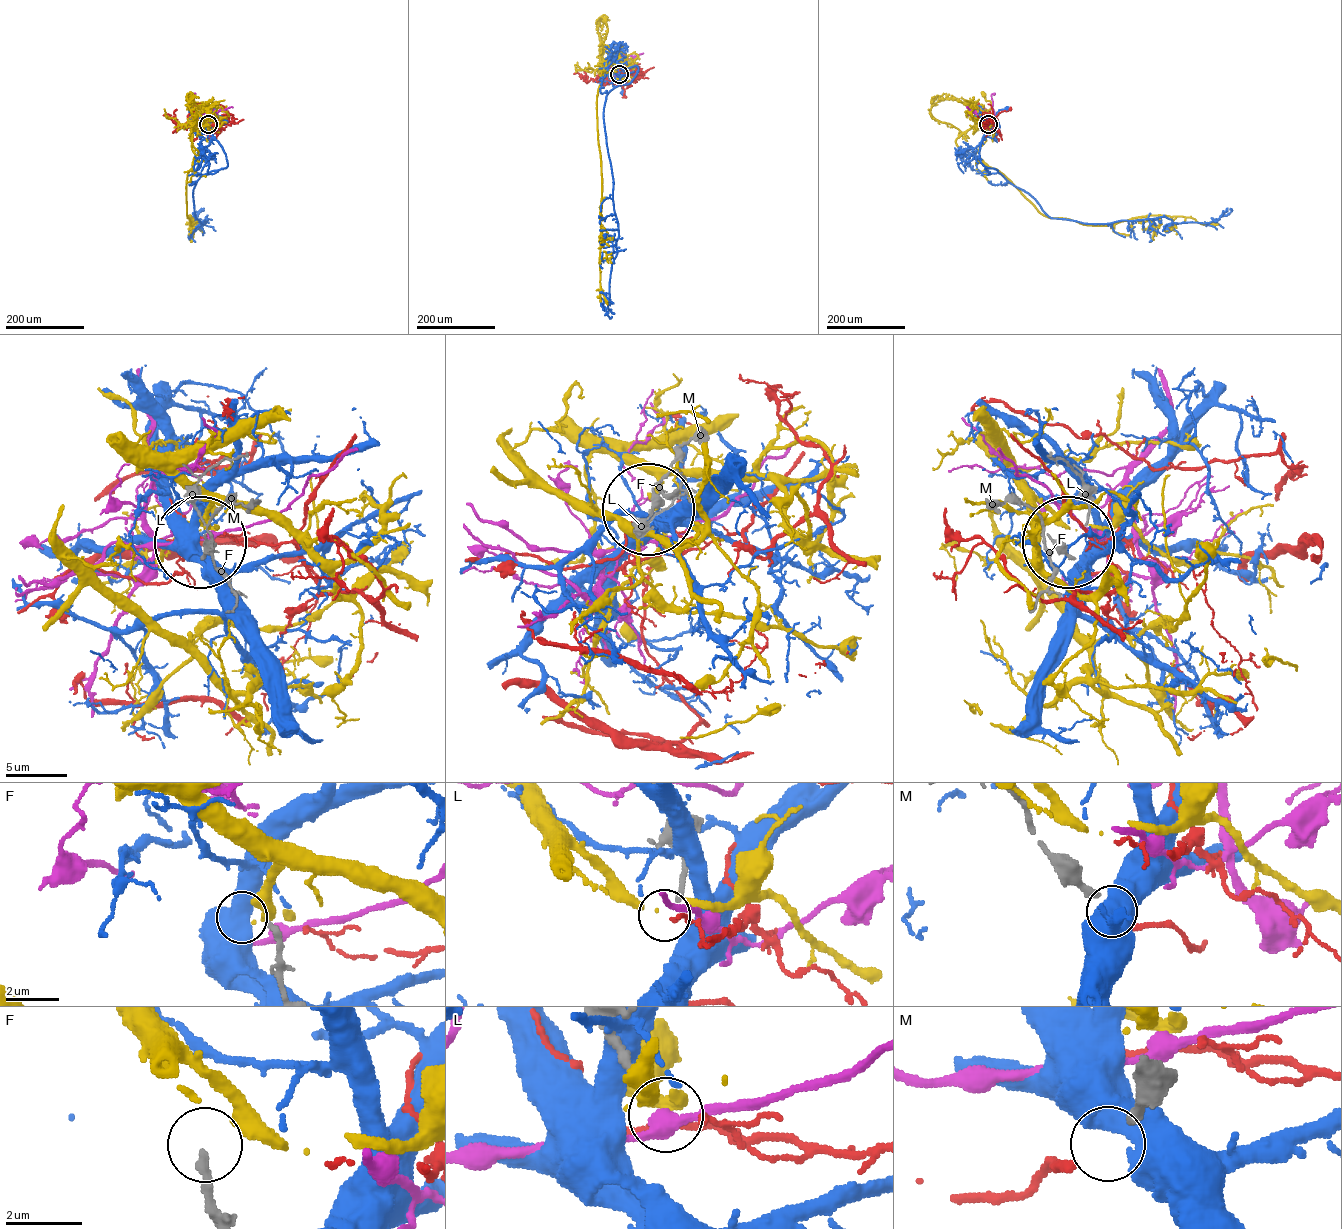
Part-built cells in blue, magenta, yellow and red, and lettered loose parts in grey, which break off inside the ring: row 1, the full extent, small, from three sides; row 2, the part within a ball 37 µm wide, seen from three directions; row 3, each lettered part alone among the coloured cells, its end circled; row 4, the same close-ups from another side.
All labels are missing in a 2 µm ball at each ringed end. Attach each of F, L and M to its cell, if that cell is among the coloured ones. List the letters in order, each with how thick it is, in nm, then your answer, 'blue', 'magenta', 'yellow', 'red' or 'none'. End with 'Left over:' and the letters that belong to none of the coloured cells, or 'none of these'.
F: 240 nm | yellow
L: 180 nm | none
M: 280 nm | red
Left over: L

